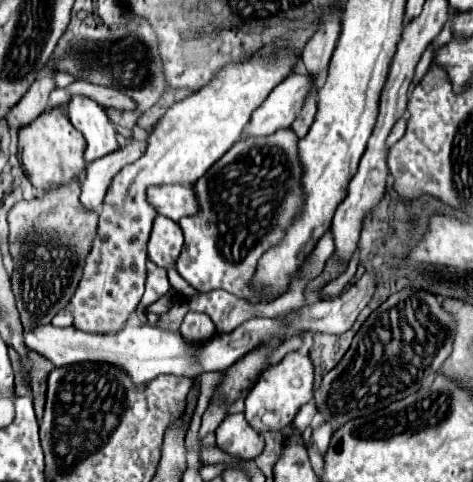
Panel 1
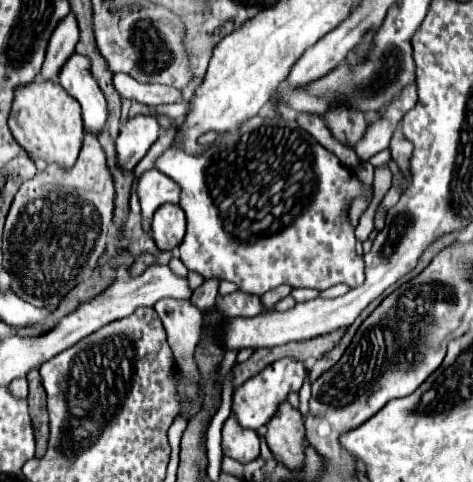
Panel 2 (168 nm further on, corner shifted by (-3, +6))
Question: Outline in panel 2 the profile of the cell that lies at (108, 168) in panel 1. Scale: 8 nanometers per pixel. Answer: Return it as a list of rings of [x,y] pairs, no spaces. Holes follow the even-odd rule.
[[[137,114],[135,118],[129,118],[117,138],[119,164],[125,170],[133,170],[157,138],[159,138],[159,122],[155,116]]]

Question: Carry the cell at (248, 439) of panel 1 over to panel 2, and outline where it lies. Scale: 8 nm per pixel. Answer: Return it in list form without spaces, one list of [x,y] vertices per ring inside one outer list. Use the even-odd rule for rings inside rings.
[[[229,416],[223,424],[223,456],[229,456],[241,464],[247,464],[259,456],[259,436],[255,430],[239,426],[239,422]]]

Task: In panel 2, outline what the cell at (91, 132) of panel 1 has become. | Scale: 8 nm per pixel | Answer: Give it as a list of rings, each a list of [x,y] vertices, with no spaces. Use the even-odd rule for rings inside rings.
[[[75,52],[61,68],[59,84],[81,104],[85,130],[99,134],[107,120],[107,102],[91,74],[91,60]]]

